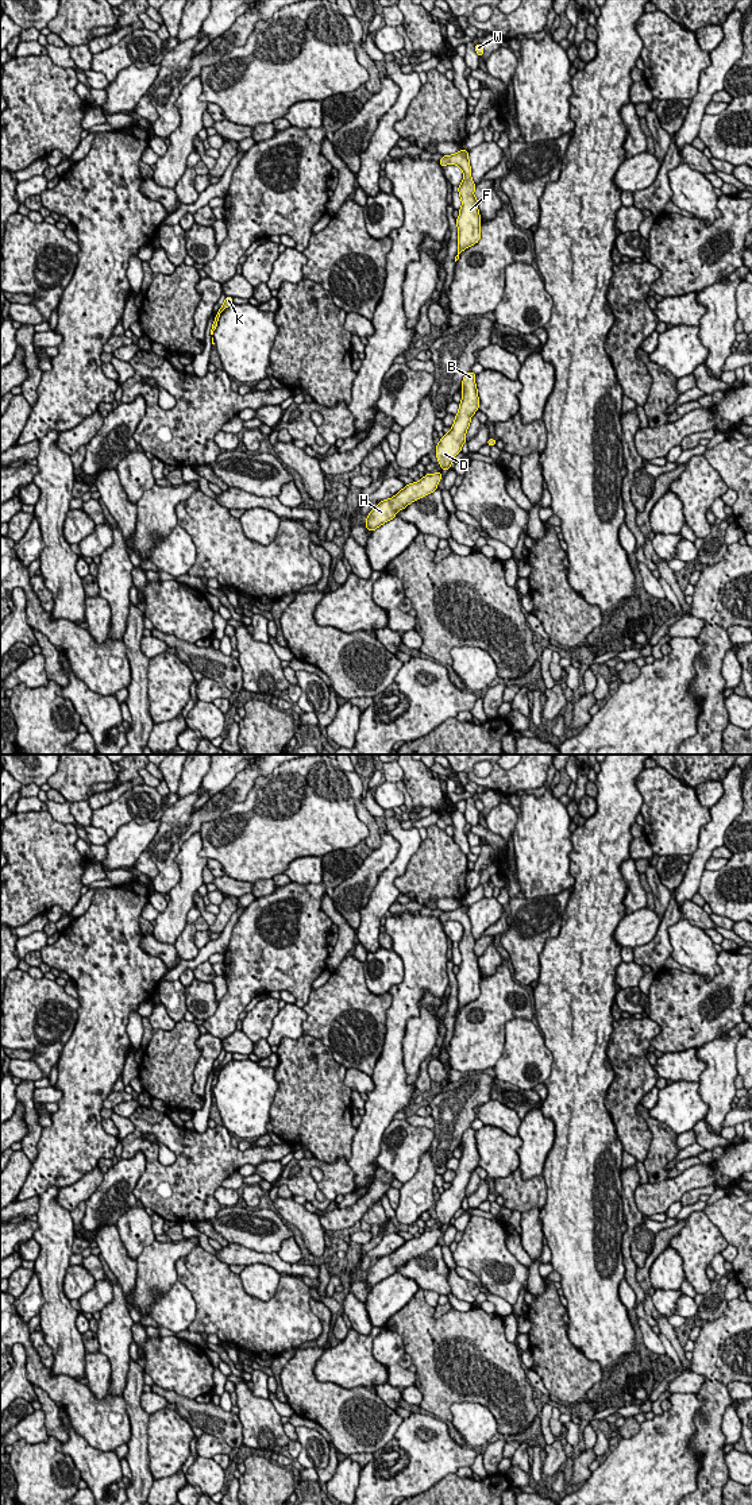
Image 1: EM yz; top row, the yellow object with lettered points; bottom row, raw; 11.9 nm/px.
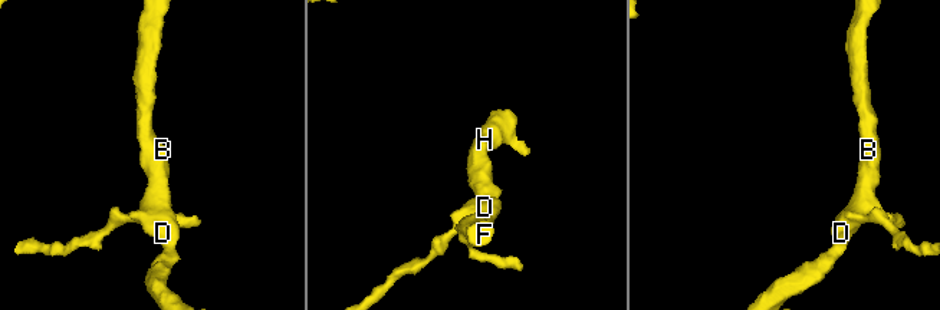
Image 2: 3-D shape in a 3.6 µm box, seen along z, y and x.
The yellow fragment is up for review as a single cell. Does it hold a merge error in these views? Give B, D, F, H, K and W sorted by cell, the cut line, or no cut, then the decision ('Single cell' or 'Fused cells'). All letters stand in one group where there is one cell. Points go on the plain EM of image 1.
Groups: B D F H K W. No split. Single cell

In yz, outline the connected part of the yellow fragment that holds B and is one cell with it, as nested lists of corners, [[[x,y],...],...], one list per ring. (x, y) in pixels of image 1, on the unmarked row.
[[[467,1128],[462,1138],[462,1157],[459,1159],[458,1170],[448,1189],[440,1195],[436,1201],[436,1213],[443,1226],[450,1226],[454,1213],[462,1207],[466,1199],[466,1188],[471,1178],[471,1172],[479,1164],[478,1146],[475,1141],[474,1128]]]

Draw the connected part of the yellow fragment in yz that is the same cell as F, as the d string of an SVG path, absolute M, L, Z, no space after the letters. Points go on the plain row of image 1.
M460 906L452 911L444 911L439 916L440 922L456 921L463 927L463 937L458 942L462 962L459 965L458 981L458 1010L455 1018L463 1006L474 1002L481 995L481 972L478 966L478 956L474 952L475 939L471 934L471 923L468 907Z

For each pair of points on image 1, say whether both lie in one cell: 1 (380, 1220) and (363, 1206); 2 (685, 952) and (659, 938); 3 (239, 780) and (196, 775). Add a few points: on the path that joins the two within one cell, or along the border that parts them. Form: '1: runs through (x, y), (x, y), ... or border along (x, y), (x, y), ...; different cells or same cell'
1: border along (380, 1200), (362, 1216); different cells
2: border along (681, 917), (668, 927), (670, 956); different cells
3: border along (200, 788), (180, 799); different cells

